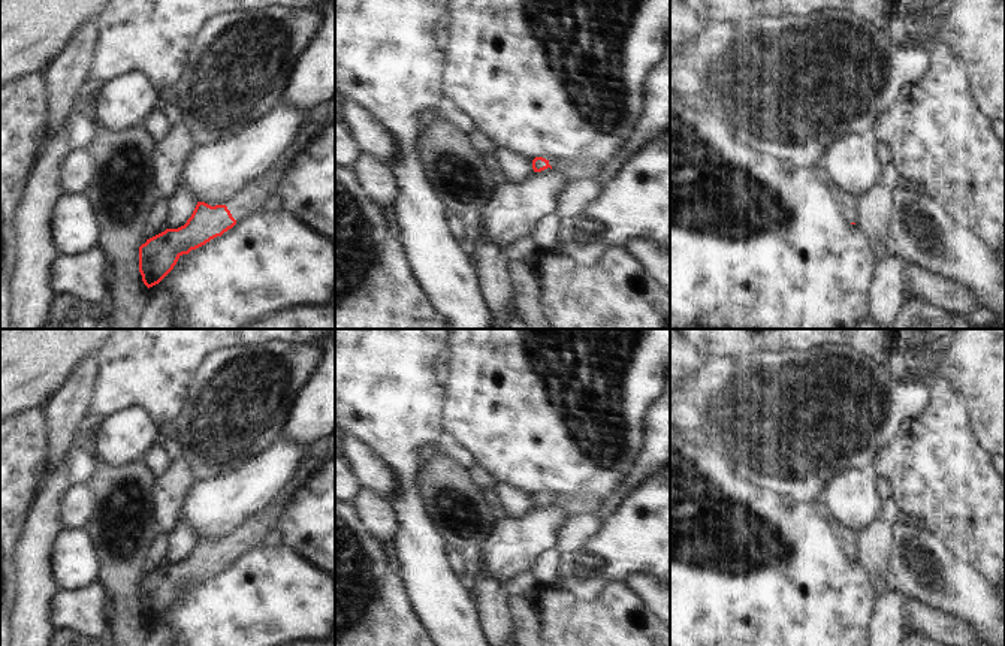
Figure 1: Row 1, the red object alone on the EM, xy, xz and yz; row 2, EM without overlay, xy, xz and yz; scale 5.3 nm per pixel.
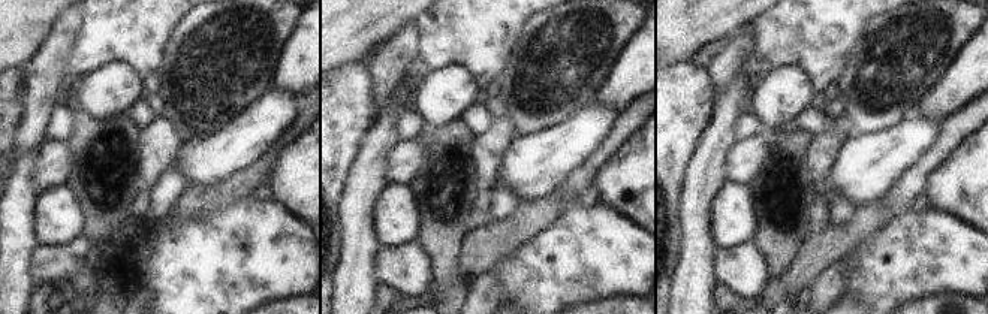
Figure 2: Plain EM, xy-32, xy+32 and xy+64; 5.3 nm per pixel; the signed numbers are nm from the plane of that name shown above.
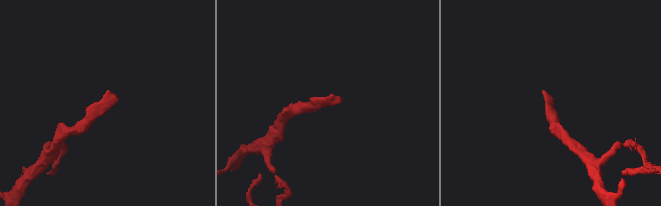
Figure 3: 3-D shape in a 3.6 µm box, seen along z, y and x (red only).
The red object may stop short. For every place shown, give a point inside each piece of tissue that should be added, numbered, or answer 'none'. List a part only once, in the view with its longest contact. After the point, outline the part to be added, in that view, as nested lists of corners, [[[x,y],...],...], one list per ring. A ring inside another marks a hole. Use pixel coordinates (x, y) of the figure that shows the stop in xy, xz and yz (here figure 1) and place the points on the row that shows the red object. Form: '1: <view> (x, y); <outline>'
1: xy (250, 199); [[[284,170],[278,173],[268,172],[262,178],[248,184],[244,190],[241,190],[238,194],[235,194],[224,203],[236,223],[260,209],[263,202],[271,194],[277,193],[283,172]]]

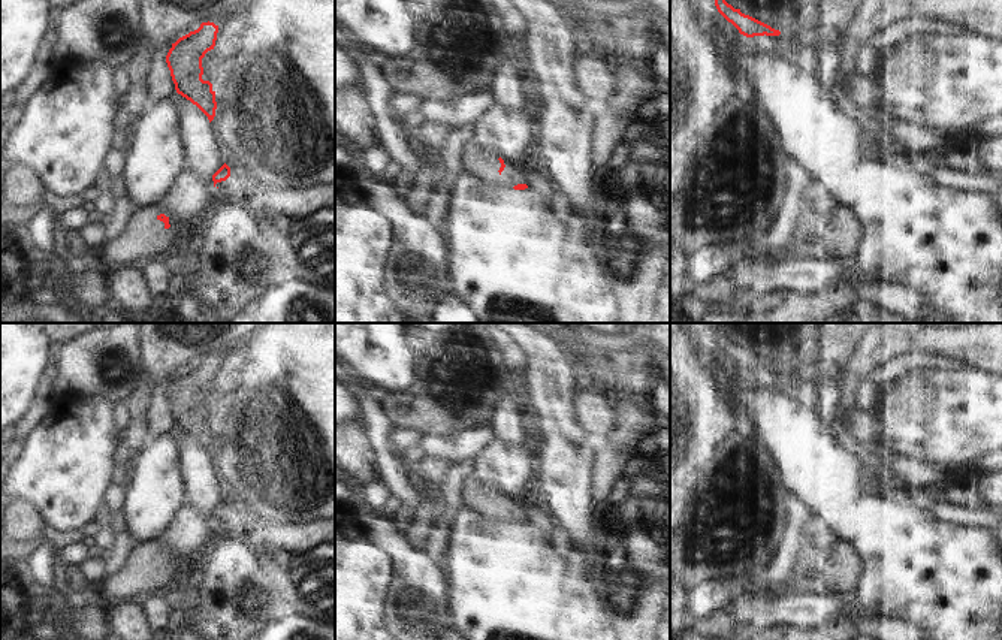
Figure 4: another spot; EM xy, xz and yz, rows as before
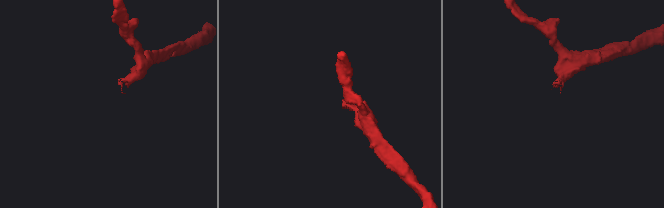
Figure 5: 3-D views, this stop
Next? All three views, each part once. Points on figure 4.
1: xy (151, 231); [[[159,223],[159,224],[156,224],[156,226],[150,226],[150,227],[147,229],[147,232],[145,232],[144,239],[145,239],[145,241],[150,241],[156,233],[162,233],[162,232],[165,232],[165,223]]]

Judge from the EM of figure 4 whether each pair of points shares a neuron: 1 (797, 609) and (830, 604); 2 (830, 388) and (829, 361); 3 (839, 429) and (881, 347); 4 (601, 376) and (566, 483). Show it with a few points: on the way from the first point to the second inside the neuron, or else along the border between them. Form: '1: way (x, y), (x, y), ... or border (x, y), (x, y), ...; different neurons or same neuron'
1: way (805, 609), (823, 609); same neuron
2: way (830, 382), (830, 367); same neuron
3: way (844, 408), (848, 400), (848, 388), (860, 368); same neuron
4: border (570, 358), (576, 376), (584, 386); different neurons

